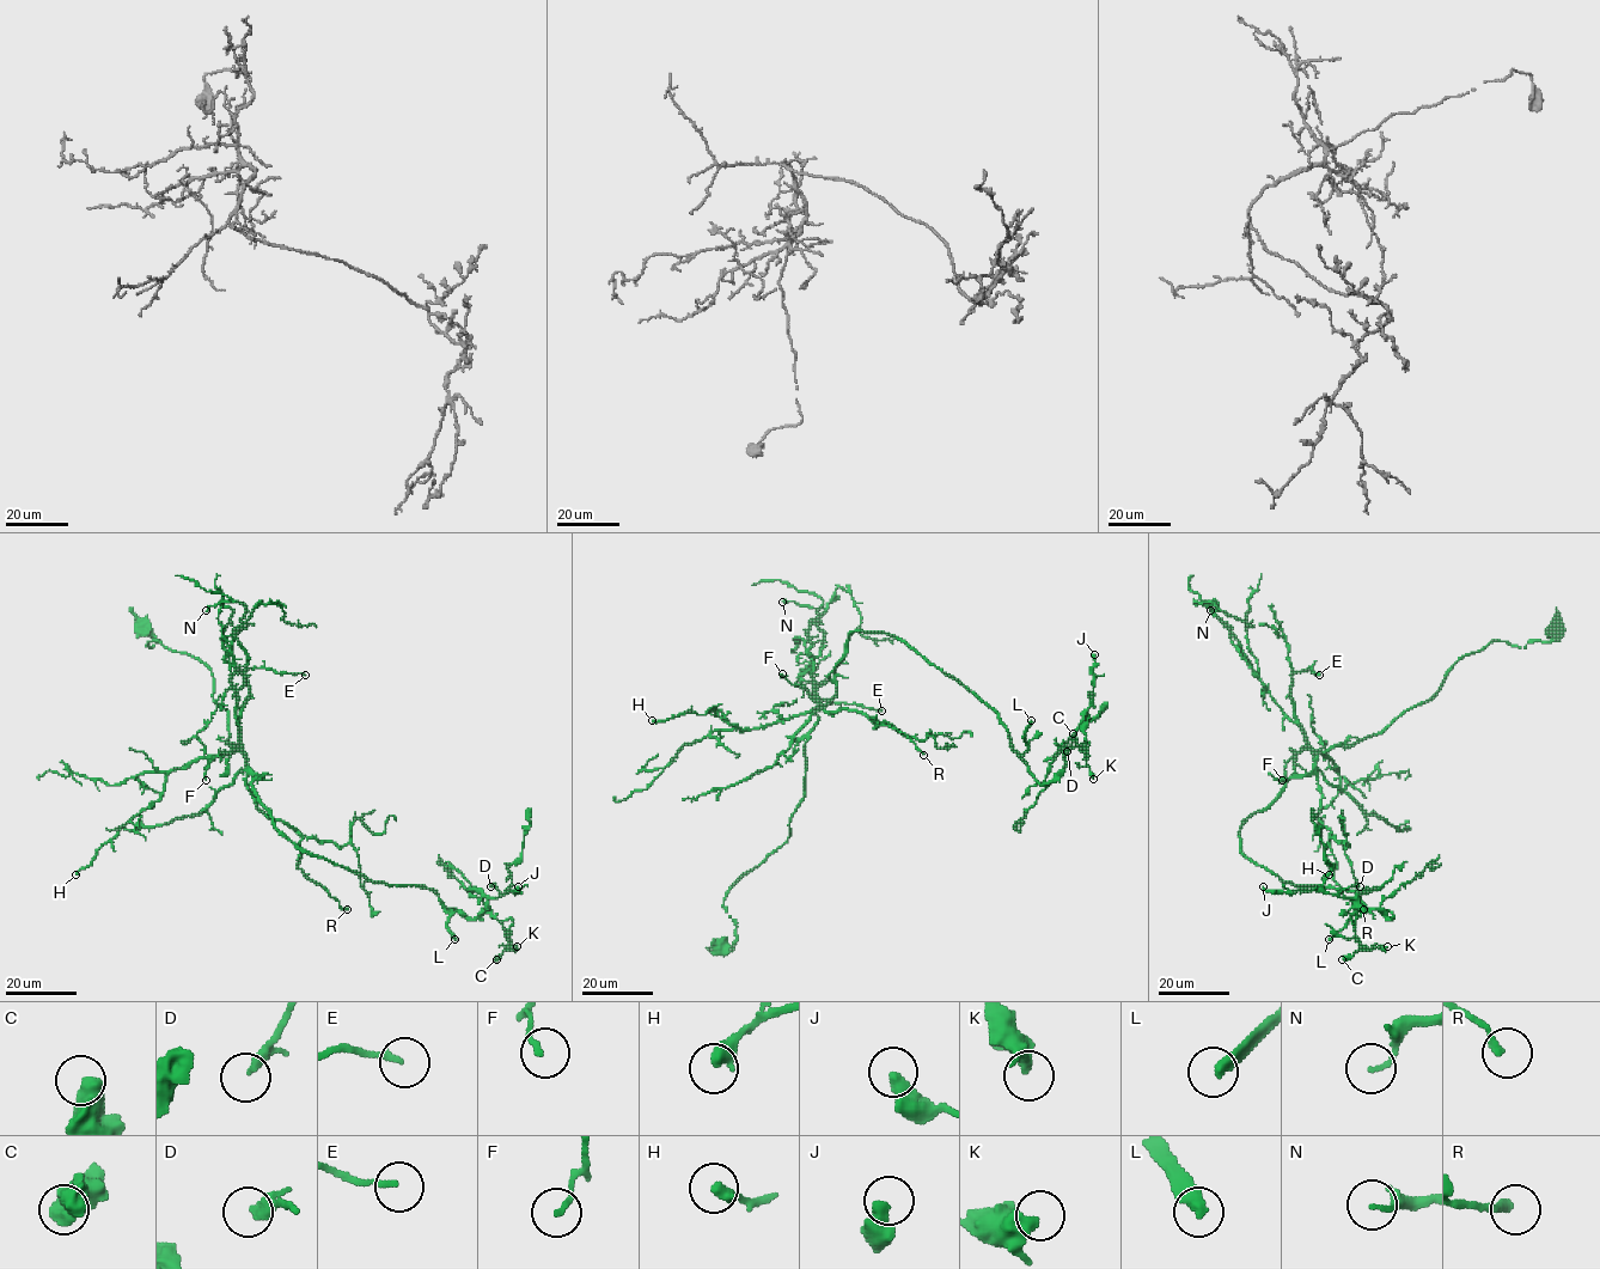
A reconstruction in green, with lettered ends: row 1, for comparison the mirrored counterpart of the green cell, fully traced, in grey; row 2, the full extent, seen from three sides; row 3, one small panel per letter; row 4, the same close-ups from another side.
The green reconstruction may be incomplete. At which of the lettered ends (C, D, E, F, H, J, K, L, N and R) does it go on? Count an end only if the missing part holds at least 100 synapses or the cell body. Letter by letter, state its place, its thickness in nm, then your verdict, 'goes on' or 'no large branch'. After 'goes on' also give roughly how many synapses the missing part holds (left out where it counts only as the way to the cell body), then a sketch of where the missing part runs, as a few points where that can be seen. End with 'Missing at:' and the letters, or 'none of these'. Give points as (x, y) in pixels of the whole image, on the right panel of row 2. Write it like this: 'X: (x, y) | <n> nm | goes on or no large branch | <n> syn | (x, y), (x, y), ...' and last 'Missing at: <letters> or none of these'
C: (1342, 959) | 400 nm | no large branch
D: (1360, 886) | 240 nm | no large branch
E: (1319, 675) | 170 nm | no large branch
F: (1282, 780) | 170 nm | no large branch
H: (1329, 874) | 420 nm | no large branch
J: (1263, 886) | 480 nm | no large branch
K: (1387, 946) | 480 nm | no large branch
L: (1329, 939) | 360 nm | goes on | 250 syn
N: (1210, 610) | 120 nm | no large branch
R: (1363, 909) | 240 nm | no large branch
Missing at: L

